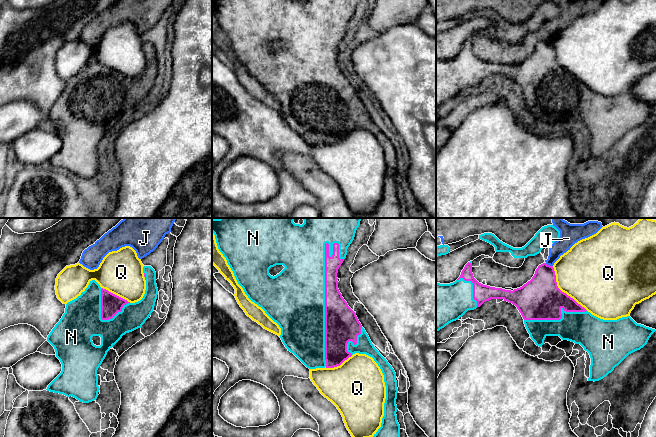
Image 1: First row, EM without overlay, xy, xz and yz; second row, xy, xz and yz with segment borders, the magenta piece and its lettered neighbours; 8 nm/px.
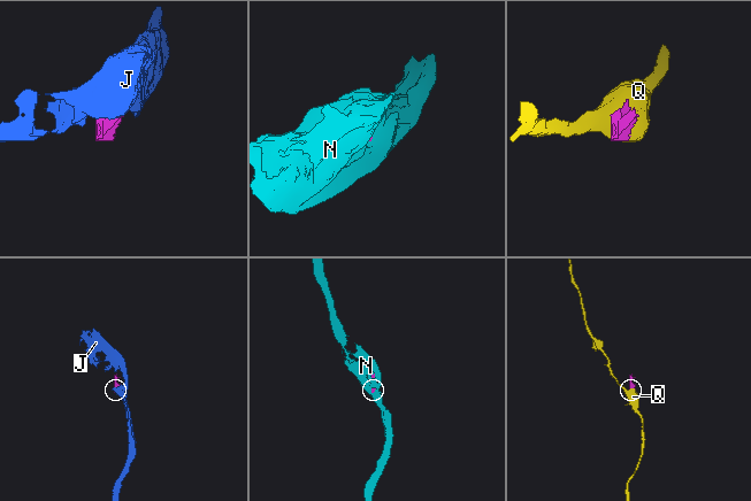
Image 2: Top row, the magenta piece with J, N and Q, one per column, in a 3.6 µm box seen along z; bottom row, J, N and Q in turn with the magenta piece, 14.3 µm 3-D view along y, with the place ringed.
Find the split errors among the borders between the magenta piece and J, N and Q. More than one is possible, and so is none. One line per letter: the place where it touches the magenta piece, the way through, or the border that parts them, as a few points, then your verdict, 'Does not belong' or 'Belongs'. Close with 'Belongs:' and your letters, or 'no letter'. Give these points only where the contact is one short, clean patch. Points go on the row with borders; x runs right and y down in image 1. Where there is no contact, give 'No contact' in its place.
J: Touches magenta at yz (549, 265). Boundary: yz (545, 263), (552, 266). Does not belong
N: Touches magenta at xz (325, 290). Belongs
Q: Touches magenta at yz (561, 291). Does not belong
Belongs: N

